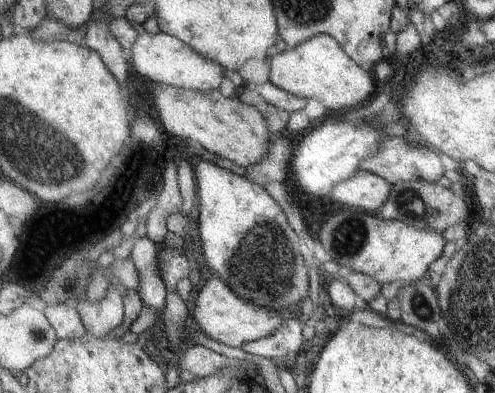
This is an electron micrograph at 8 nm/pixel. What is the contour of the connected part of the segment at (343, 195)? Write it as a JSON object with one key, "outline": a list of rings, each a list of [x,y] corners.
{"outline":[[[355,170],[351,178],[335,184],[329,198],[351,208],[361,208],[361,212],[375,214],[385,204],[389,192],[391,182],[385,178],[367,170]]]}

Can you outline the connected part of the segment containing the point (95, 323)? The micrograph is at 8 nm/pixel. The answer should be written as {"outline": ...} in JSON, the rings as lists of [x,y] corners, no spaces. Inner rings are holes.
{"outline":[[[109,286],[107,296],[101,302],[91,304],[85,298],[77,304],[77,312],[89,336],[105,338],[123,322],[123,296],[113,286]]]}

